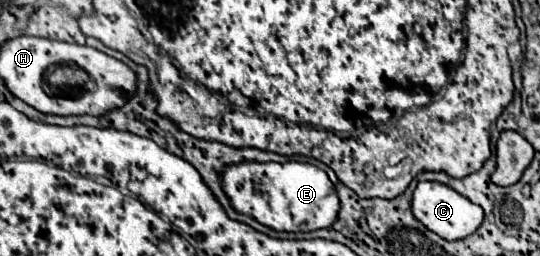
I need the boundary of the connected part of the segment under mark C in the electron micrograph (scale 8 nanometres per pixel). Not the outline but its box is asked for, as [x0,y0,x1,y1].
[412,182,484,240]

